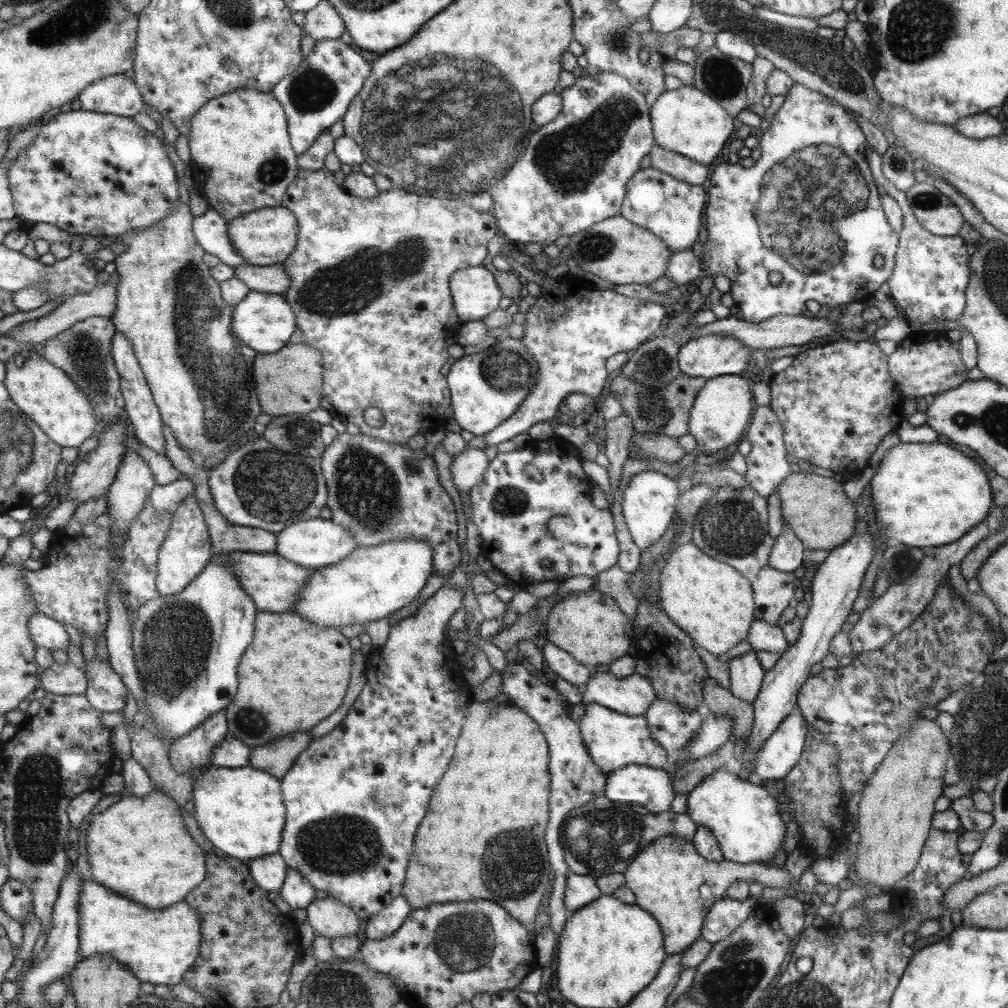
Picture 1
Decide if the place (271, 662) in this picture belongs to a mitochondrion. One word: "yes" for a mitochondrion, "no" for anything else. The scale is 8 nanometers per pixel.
no

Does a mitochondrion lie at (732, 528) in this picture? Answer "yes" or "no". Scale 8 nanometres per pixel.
yes

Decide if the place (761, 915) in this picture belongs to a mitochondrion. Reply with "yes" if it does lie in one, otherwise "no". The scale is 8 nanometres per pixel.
yes

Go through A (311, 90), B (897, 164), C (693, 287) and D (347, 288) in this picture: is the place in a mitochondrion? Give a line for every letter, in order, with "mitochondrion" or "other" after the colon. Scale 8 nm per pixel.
A: mitochondrion
B: mitochondrion
C: other
D: mitochondrion

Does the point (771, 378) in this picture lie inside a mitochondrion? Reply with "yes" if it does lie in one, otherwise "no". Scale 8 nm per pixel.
no

